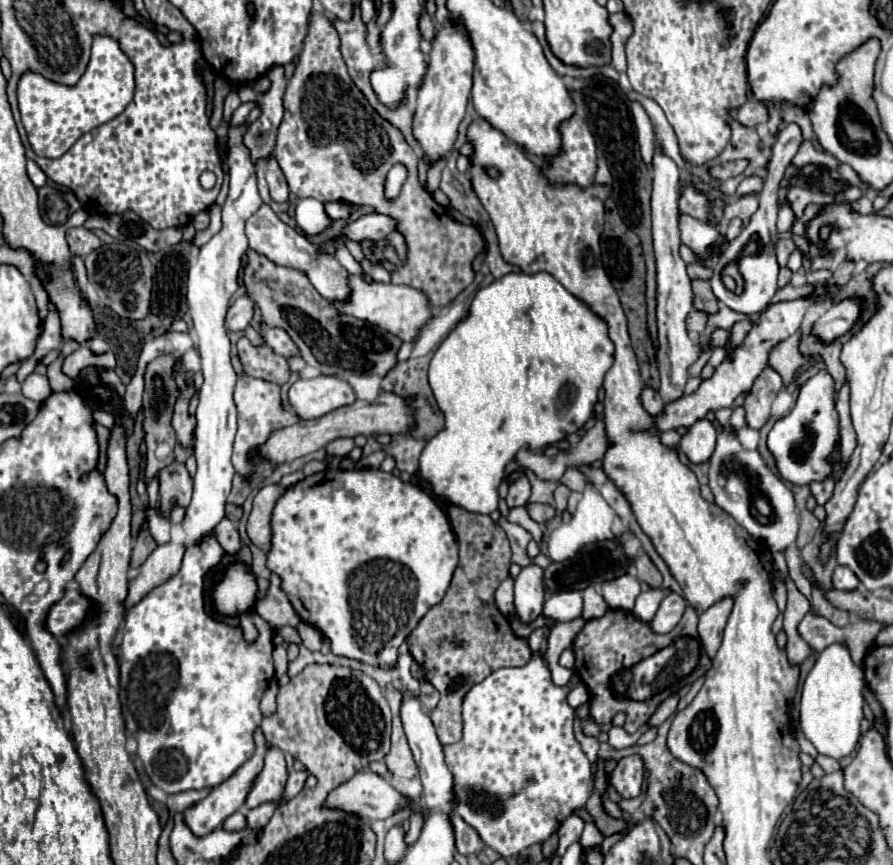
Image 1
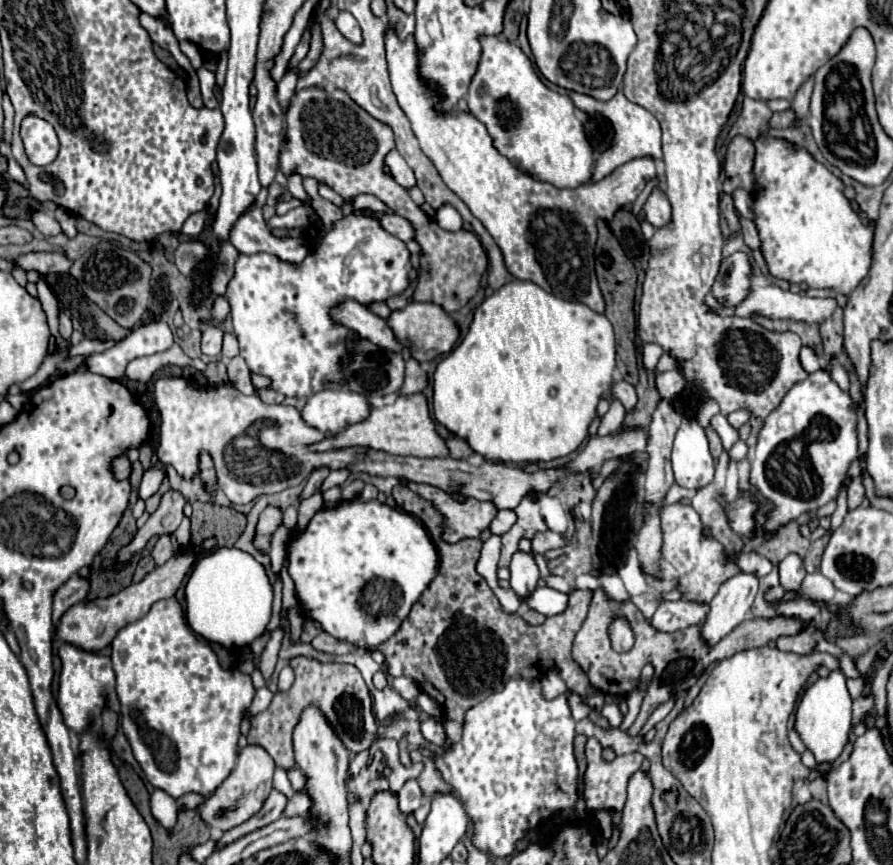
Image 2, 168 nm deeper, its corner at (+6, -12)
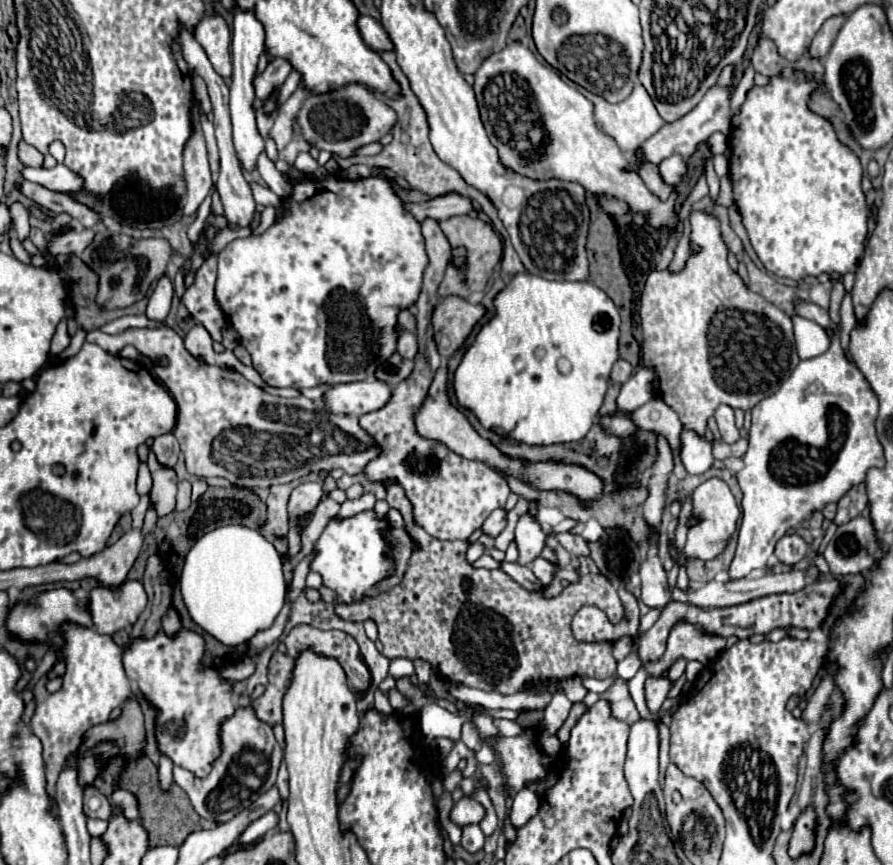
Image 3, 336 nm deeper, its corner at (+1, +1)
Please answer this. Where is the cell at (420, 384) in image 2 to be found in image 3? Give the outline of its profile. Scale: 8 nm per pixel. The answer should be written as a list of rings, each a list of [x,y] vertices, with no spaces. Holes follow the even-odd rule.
[[[424,221],[422,235],[426,241],[426,253],[430,261],[424,271],[422,289],[416,301],[418,353],[414,357],[414,371],[406,381],[394,387],[390,401],[382,409],[360,417],[360,425],[382,445],[382,457],[370,461],[370,465],[366,465],[364,471],[372,481],[398,481],[406,489],[406,497],[410,497],[414,505],[416,521],[430,535],[442,541],[452,541],[468,539],[476,529],[482,527],[482,523],[494,509],[504,507],[510,495],[510,487],[506,479],[498,475],[490,465],[482,461],[464,459],[446,449],[442,443],[420,437],[414,429],[414,409],[418,409],[418,405],[424,401],[426,389],[430,387],[430,381],[434,379],[440,367],[440,355],[436,351],[430,329],[430,313],[438,303],[436,289],[444,277],[446,265],[452,255],[450,243],[446,241],[442,229],[438,229],[438,221]]]

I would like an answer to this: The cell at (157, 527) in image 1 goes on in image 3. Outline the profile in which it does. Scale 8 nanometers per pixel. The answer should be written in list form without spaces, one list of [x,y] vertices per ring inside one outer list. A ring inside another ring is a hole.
[[[142,463],[140,471],[138,471],[138,493],[148,495],[150,489],[152,489],[152,475],[150,475],[146,463]]]

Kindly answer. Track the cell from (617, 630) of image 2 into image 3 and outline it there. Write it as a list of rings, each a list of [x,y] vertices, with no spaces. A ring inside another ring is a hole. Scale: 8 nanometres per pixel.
[[[390,483],[386,495],[390,507],[396,507],[406,523],[406,531],[414,539],[414,551],[408,561],[408,571],[404,581],[388,593],[378,593],[370,597],[370,601],[360,601],[354,605],[338,605],[334,611],[340,619],[352,623],[364,623],[374,619],[378,627],[378,639],[382,643],[382,655],[388,659],[422,659],[426,663],[432,661],[432,645],[434,645],[434,661],[438,671],[450,683],[462,683],[466,687],[476,689],[496,689],[498,693],[510,695],[520,691],[524,685],[530,683],[546,683],[550,679],[566,679],[566,677],[594,677],[606,679],[616,675],[616,659],[612,655],[612,645],[594,645],[594,643],[580,643],[574,639],[570,623],[572,617],[584,605],[600,607],[608,619],[616,625],[626,617],[626,609],[610,583],[604,575],[580,575],[578,581],[570,583],[562,589],[562,593],[554,599],[544,599],[542,593],[530,593],[520,587],[512,577],[504,571],[488,571],[476,569],[466,559],[466,541],[440,541],[424,531],[422,525],[414,519],[414,507],[406,497],[402,485]]]

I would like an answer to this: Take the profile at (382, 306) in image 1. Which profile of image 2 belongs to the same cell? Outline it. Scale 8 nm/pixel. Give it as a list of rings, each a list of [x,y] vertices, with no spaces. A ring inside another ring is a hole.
[[[411,302],[405,306],[405,310],[393,312],[391,318],[387,320],[391,330],[395,332],[397,340],[403,346],[411,346],[411,356],[417,358],[419,362],[431,362],[441,354],[449,354],[459,338],[459,326],[457,322],[437,304],[427,304],[427,302]]]

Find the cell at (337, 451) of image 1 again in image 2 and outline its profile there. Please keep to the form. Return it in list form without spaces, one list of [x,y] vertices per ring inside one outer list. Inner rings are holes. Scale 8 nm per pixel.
[[[319,468],[319,470],[315,470],[315,472],[309,476],[309,480],[307,480],[307,484],[305,484],[303,492],[299,494],[299,500],[305,500],[305,498],[313,496],[315,492],[319,492],[319,488],[321,488],[323,480],[327,478],[327,474],[329,474],[329,470],[327,470],[327,468]]]

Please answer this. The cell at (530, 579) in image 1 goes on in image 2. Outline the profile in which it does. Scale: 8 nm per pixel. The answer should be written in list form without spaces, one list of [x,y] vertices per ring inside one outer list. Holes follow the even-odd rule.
[[[517,550],[517,554],[513,554],[513,558],[511,558],[509,572],[511,572],[511,578],[509,578],[511,588],[515,590],[515,594],[519,598],[527,596],[537,586],[539,568],[537,568],[537,562],[531,552]]]

